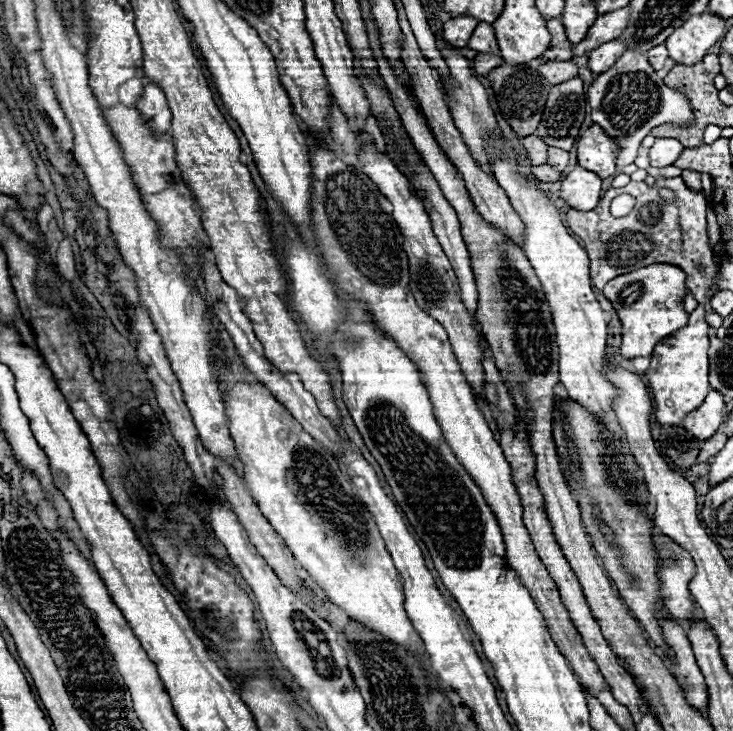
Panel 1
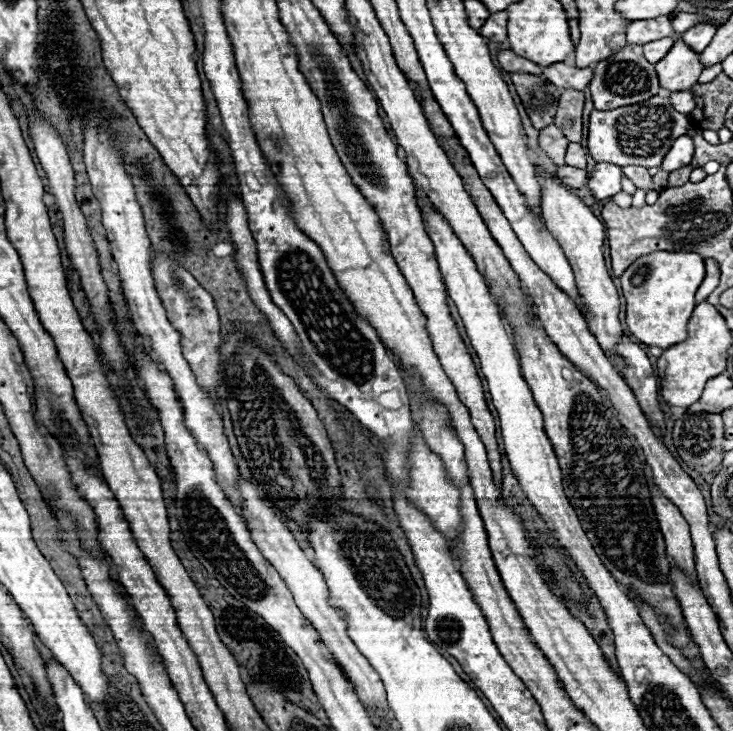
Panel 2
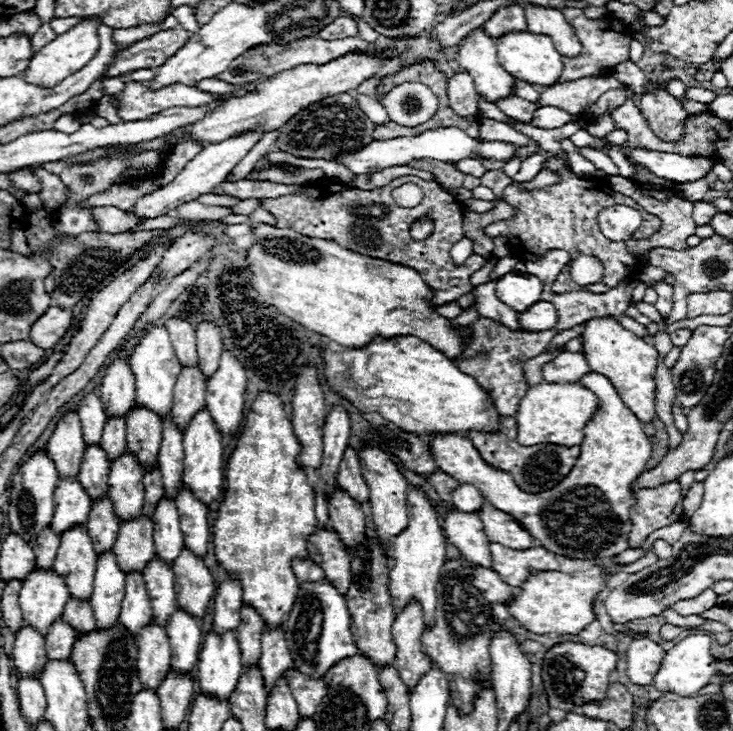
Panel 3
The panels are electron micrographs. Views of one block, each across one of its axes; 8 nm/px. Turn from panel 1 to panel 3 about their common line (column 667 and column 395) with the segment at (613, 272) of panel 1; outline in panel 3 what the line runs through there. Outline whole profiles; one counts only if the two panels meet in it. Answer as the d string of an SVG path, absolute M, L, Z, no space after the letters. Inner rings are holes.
M400 176L392 180L386 188L378 188L378 190L346 188L342 184L334 184L328 180L320 182L320 186L322 186L320 190L318 190L318 184L310 186L306 194L268 198L264 200L264 210L268 210L276 218L278 228L290 228L310 238L332 240L352 252L418 270L424 282L430 288L434 288L434 304L438 306L454 302L474 288L470 278L476 270L484 266L486 258L472 254L460 266L452 262L450 248L464 236L464 230L462 230L464 210L462 210L462 204L450 192L440 188L440 184L428 182L416 176ZM406 182L418 184L424 192L424 200L414 208L400 208L390 194L392 188L402 186ZM420 218L430 218L434 222L434 230L428 238L414 240L410 238L410 226Z

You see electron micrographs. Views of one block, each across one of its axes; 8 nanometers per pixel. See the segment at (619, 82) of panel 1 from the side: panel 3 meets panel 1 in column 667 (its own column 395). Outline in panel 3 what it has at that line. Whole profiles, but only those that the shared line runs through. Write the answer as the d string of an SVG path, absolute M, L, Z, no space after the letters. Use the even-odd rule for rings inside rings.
M404 82L378 98L378 102L386 108L392 122L408 128L430 120L438 110L436 94L420 82Z

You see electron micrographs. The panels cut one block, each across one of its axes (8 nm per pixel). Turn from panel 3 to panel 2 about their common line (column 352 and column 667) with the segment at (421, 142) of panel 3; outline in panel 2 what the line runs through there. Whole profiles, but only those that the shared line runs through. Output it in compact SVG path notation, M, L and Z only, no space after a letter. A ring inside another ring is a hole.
M680 136L672 148L668 150L668 154L664 156L660 168L664 172L674 172L676 168L688 166L692 160L692 138L690 136Z

